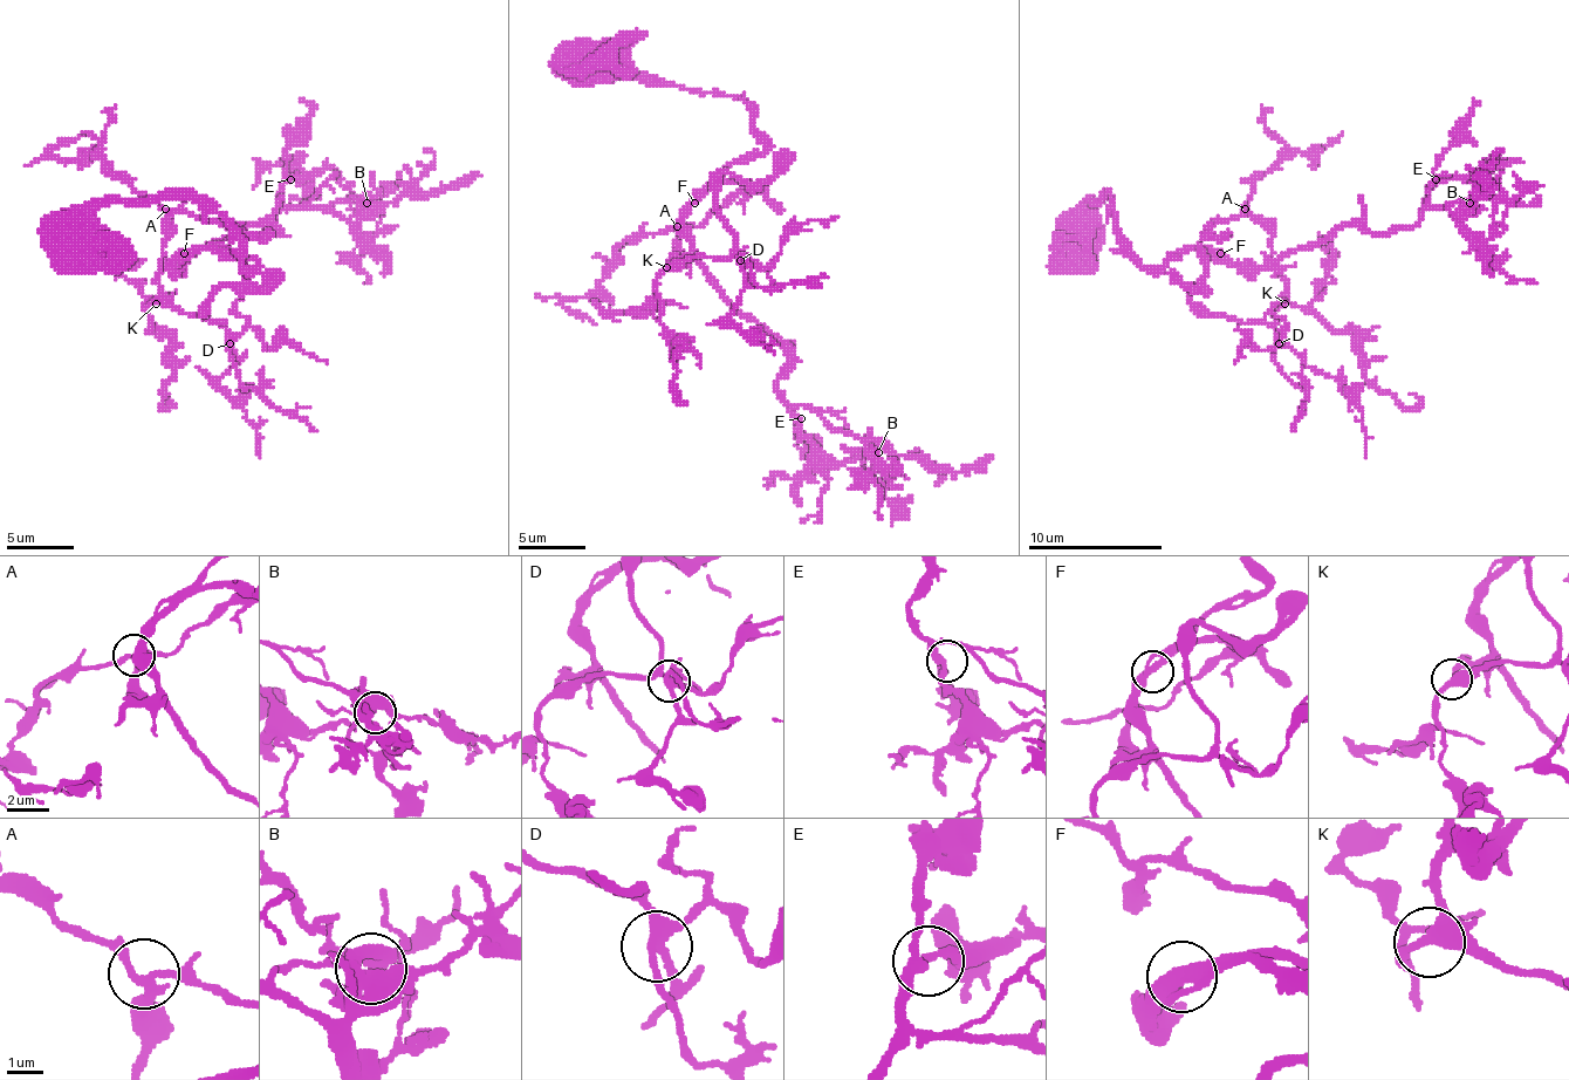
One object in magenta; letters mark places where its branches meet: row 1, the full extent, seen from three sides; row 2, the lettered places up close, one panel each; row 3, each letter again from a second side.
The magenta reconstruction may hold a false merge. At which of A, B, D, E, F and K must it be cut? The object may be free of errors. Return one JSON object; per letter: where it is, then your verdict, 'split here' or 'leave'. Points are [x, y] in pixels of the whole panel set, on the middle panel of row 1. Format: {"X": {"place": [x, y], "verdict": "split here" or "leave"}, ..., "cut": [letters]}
{"A": {"place": [677, 226], "verdict": "leave"}, "B": {"place": [878, 452], "verdict": "leave"}, "D": {"place": [740, 260], "verdict": "leave"}, "E": {"place": [801, 418], "verdict": "leave"}, "F": {"place": [694, 203], "verdict": "leave"}, "K": {"place": [666, 267], "verdict": "leave"}, "cut": []}

